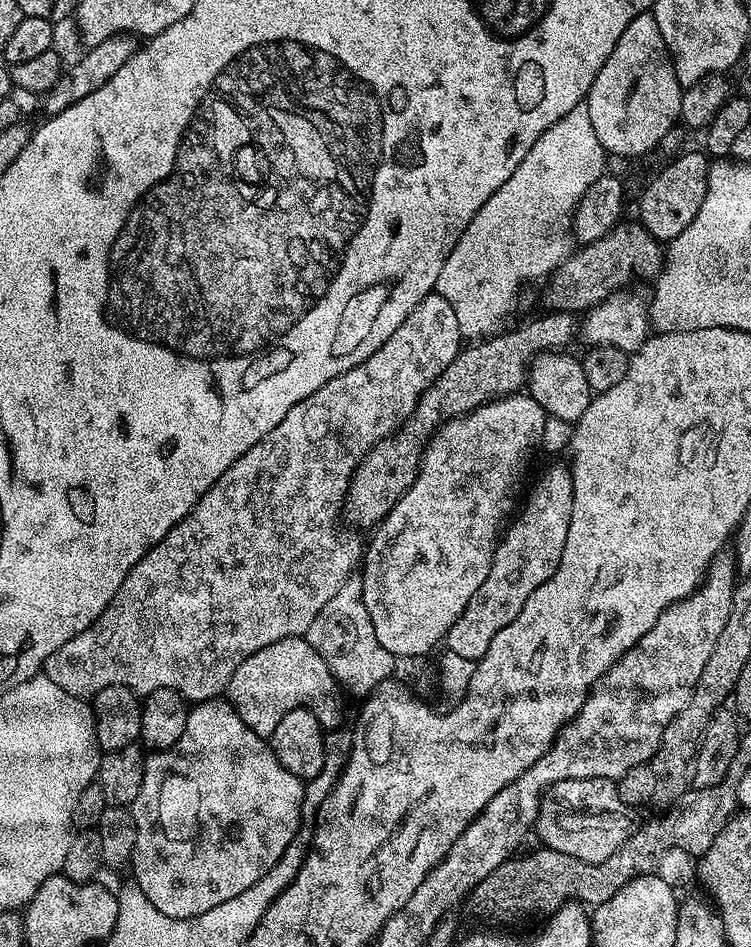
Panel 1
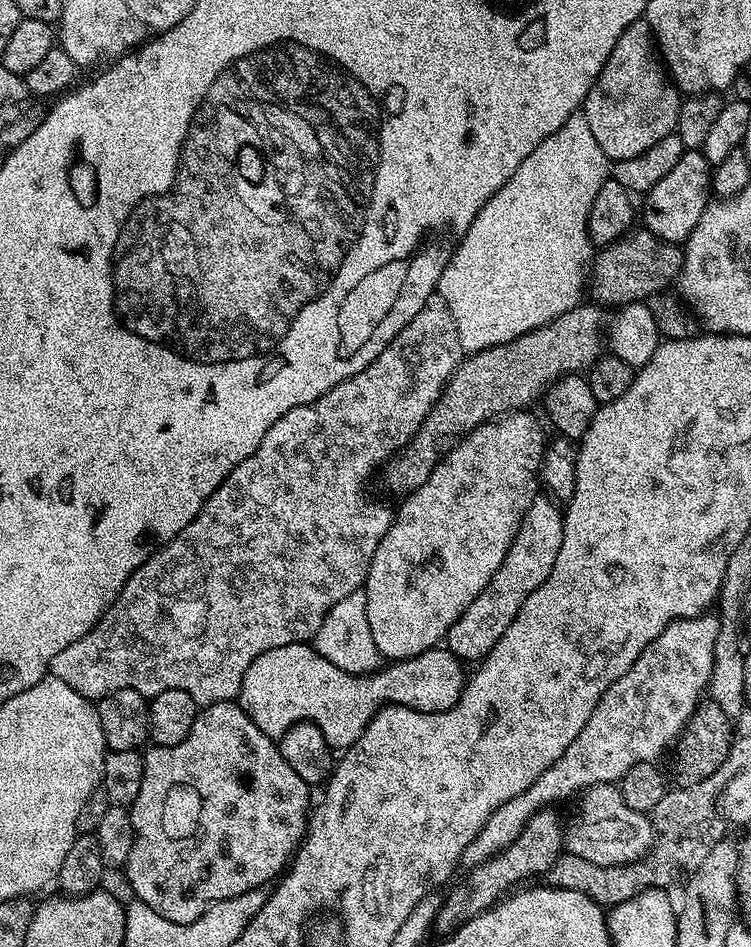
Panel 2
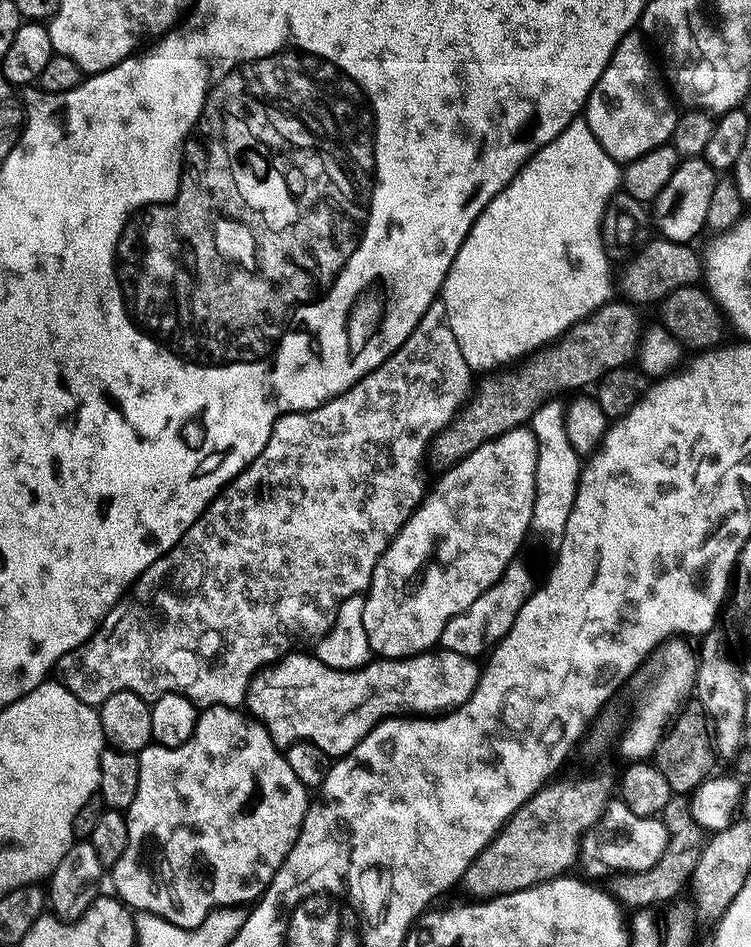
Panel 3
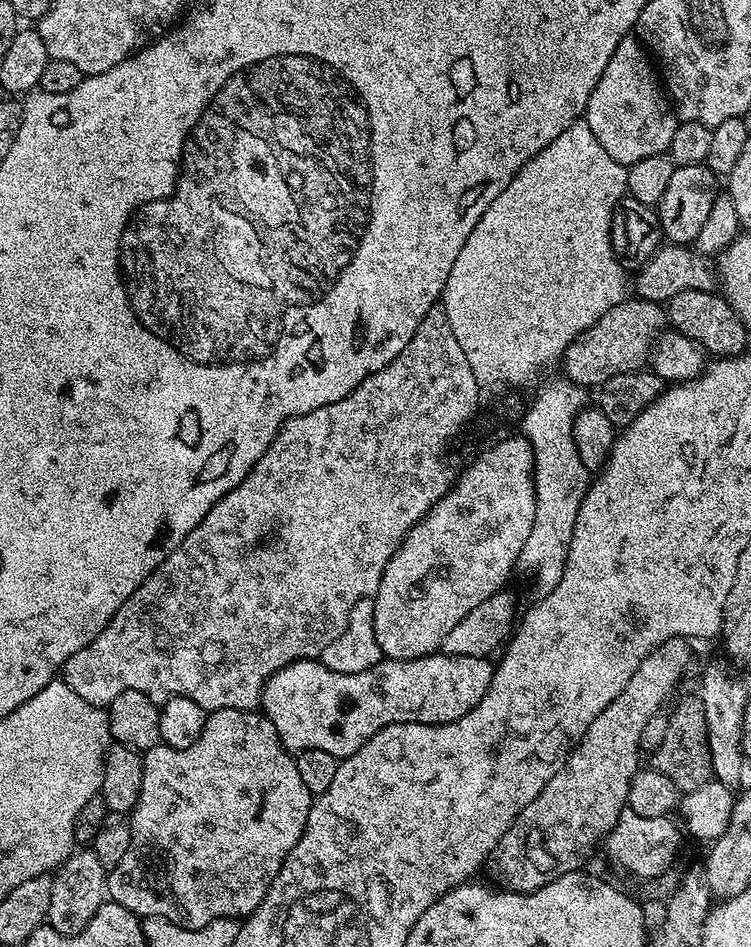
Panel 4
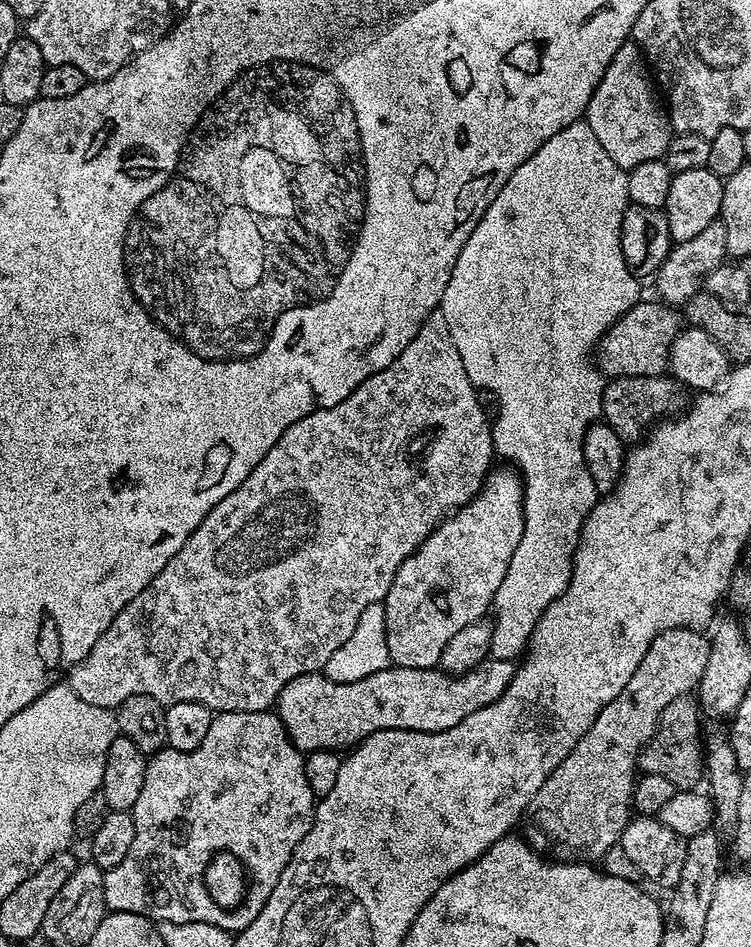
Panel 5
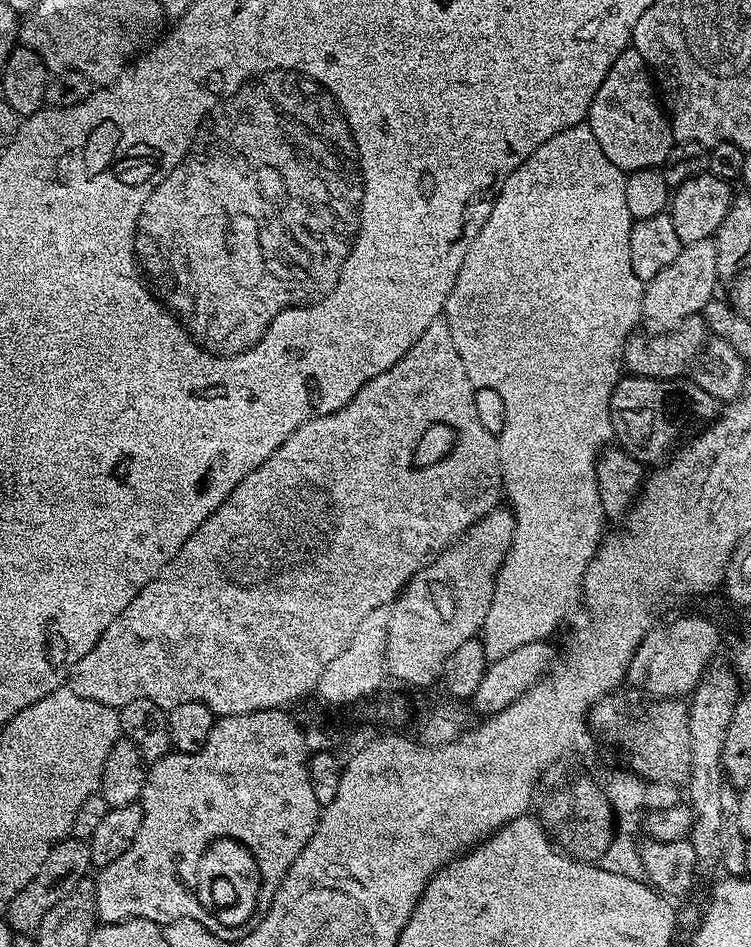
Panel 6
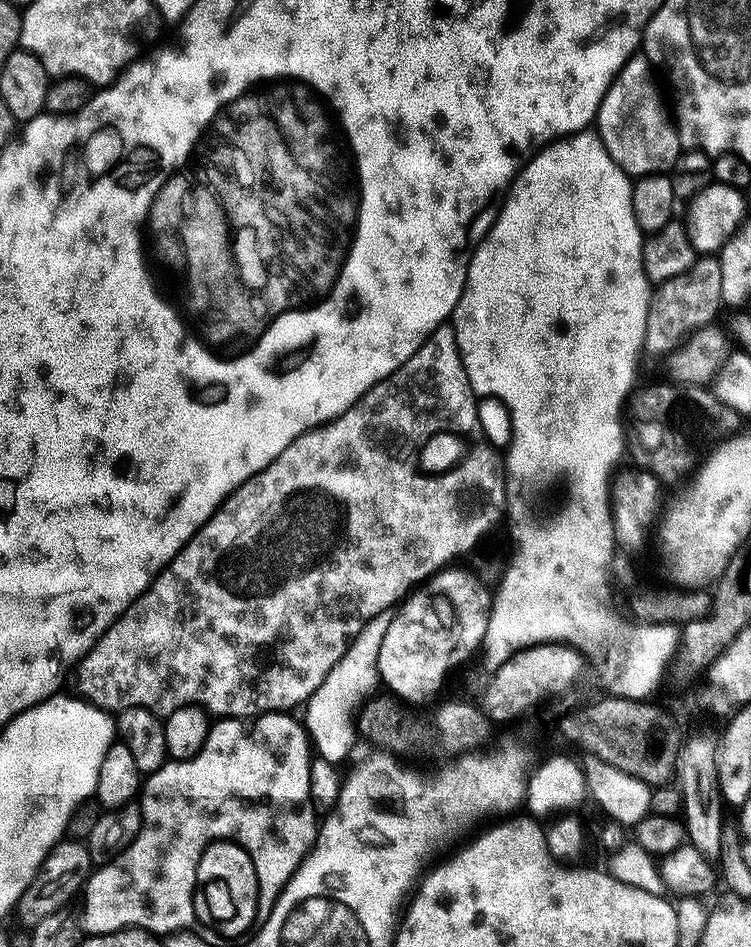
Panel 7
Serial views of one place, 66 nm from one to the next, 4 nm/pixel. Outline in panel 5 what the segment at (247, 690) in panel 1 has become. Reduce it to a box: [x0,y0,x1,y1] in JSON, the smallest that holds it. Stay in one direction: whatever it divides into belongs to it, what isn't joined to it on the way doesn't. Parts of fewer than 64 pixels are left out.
[274,660,517,753]

